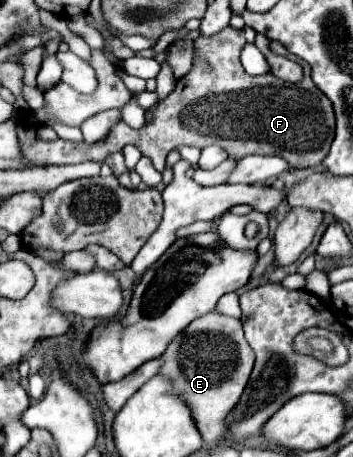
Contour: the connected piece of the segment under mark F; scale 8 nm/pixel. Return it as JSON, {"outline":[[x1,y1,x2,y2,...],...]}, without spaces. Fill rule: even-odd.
{"outline":[[226,27,212,37,196,39,196,55,204,53,206,63,198,57,194,59,194,69,176,81,176,89,152,109,152,121,142,129,132,129,124,121,118,121,104,141,74,143,66,139,44,141,38,137,34,125,18,123,16,137,22,157,36,167,72,165,84,161,102,163,106,155,120,151,126,145,134,145,144,157,152,159,158,171,164,171,166,155,180,145,192,145,198,149,220,145,230,157,236,159,246,155,278,155,288,159,288,163,296,169,318,167,334,141,336,119,330,99,312,83,308,63,302,63,304,79,300,83,288,83,286,87,286,81,272,73,258,77,248,75,240,63,242,47,244,33,232,27]]}

